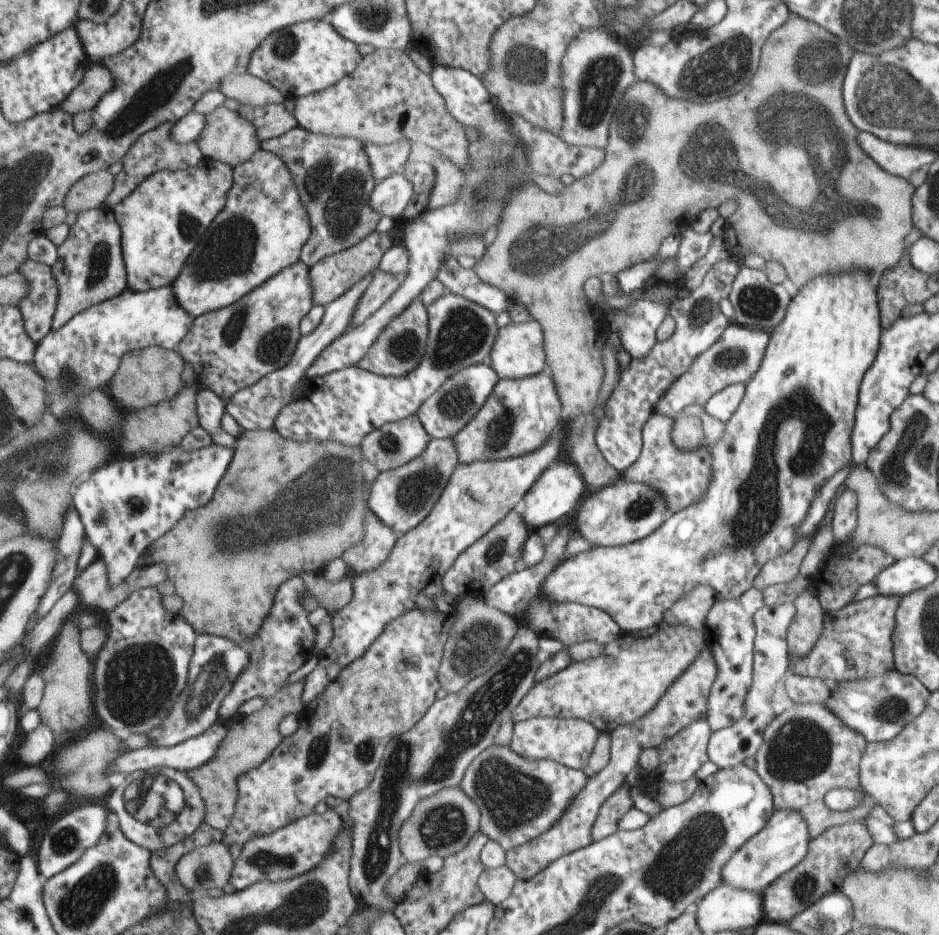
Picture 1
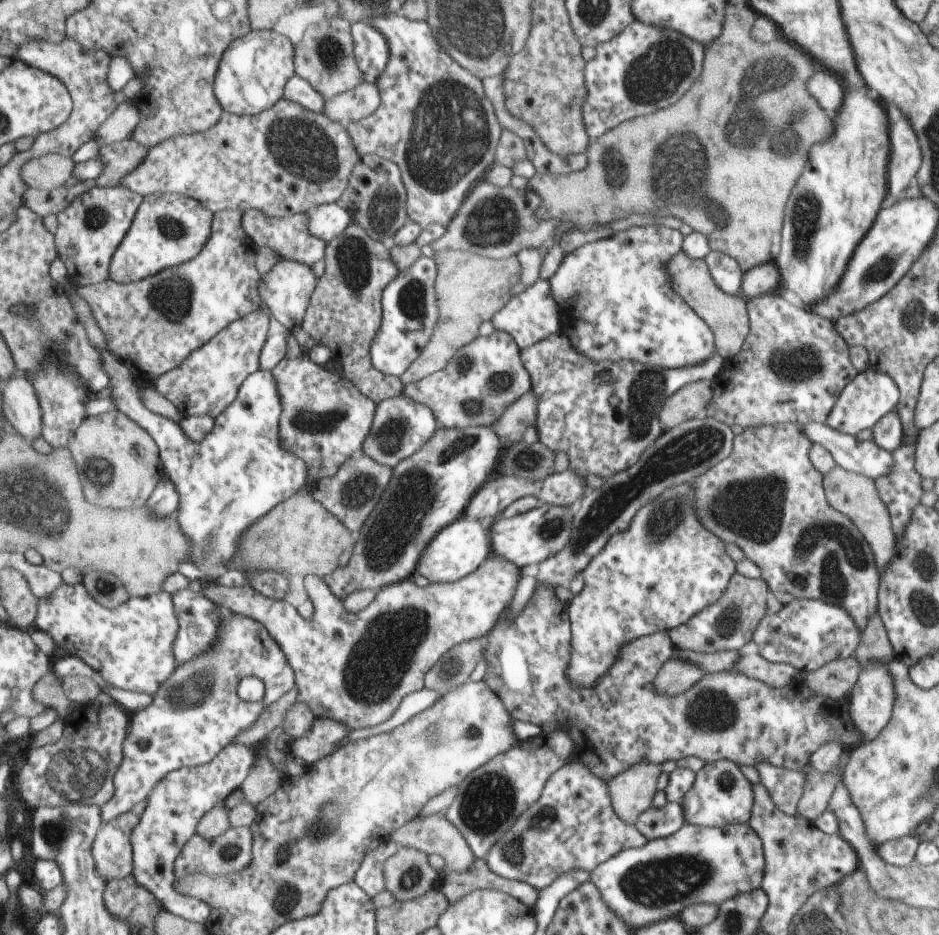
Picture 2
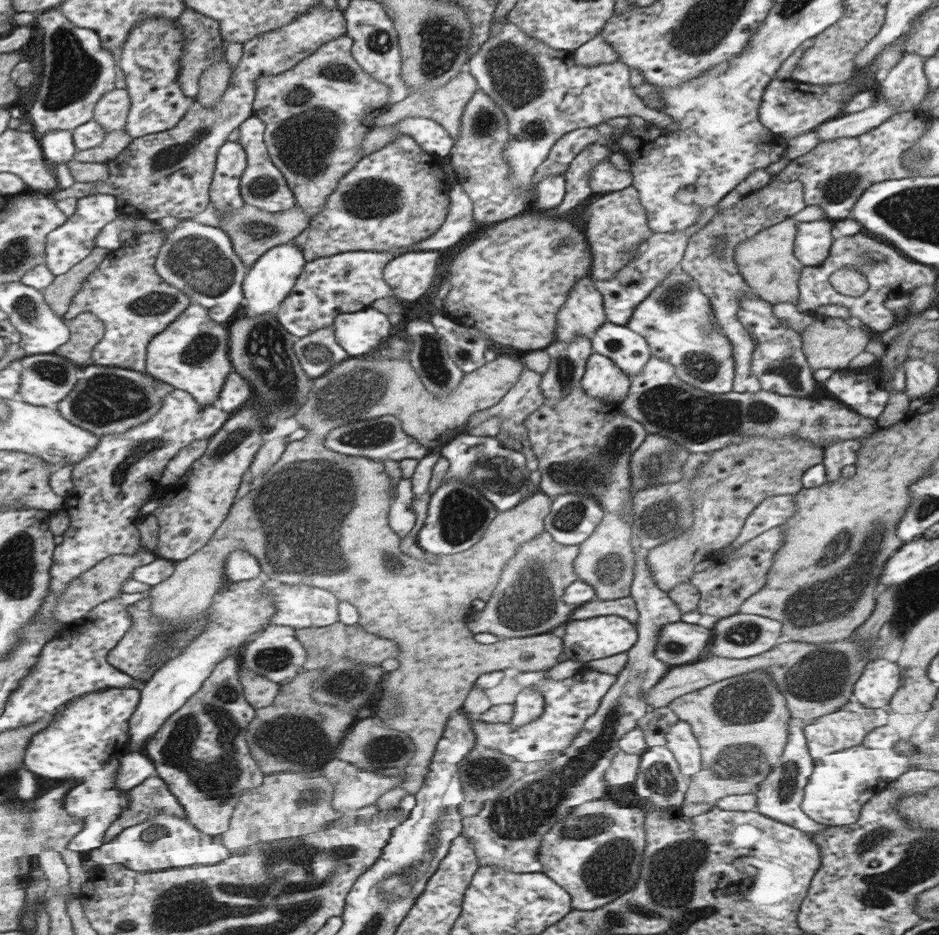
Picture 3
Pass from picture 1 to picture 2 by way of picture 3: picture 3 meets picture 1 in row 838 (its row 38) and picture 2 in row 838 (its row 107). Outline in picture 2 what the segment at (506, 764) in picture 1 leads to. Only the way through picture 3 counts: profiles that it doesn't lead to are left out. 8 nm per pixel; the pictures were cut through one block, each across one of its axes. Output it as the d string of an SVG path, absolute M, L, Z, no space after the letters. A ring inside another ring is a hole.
M571 760L551 774L541 798L517 818L483 860L497 876L525 882L539 892L551 886L561 874L573 870L591 874L597 866L623 850L641 848L645 844L647 838L613 810L607 784L595 776L587 764Z

